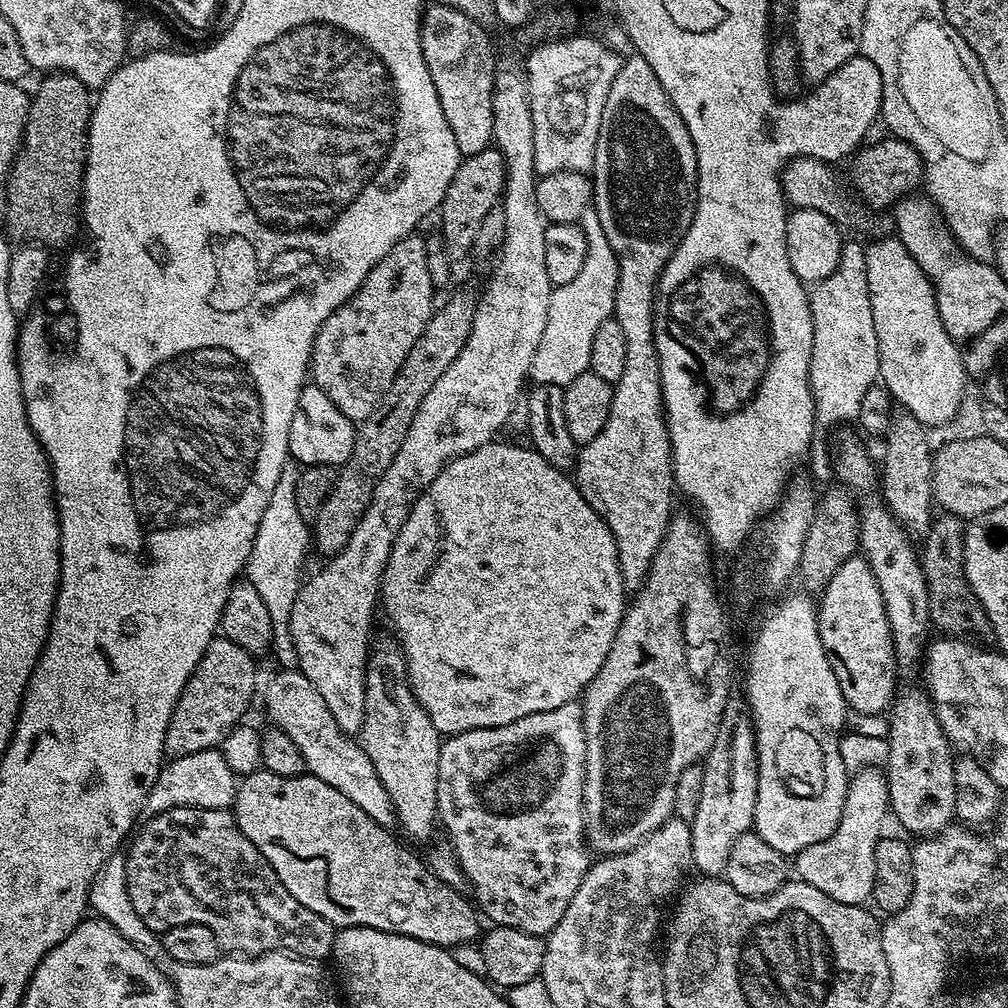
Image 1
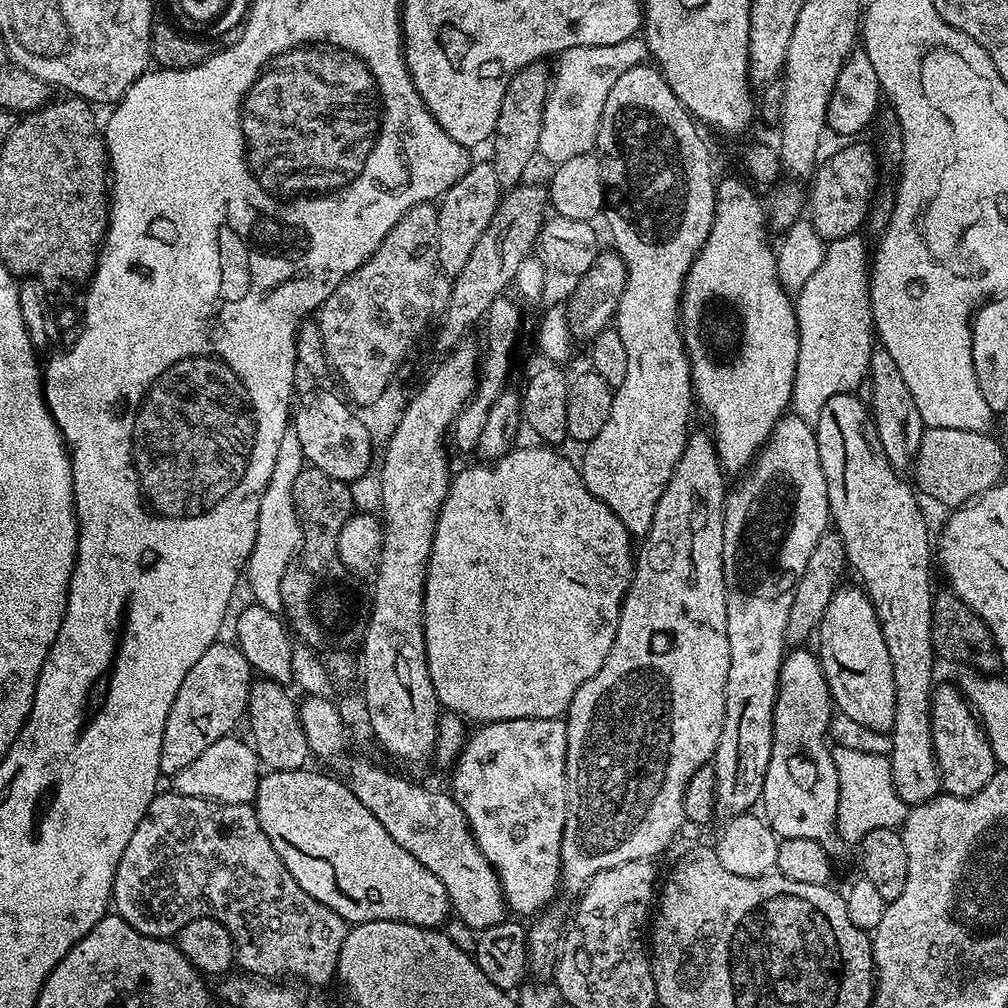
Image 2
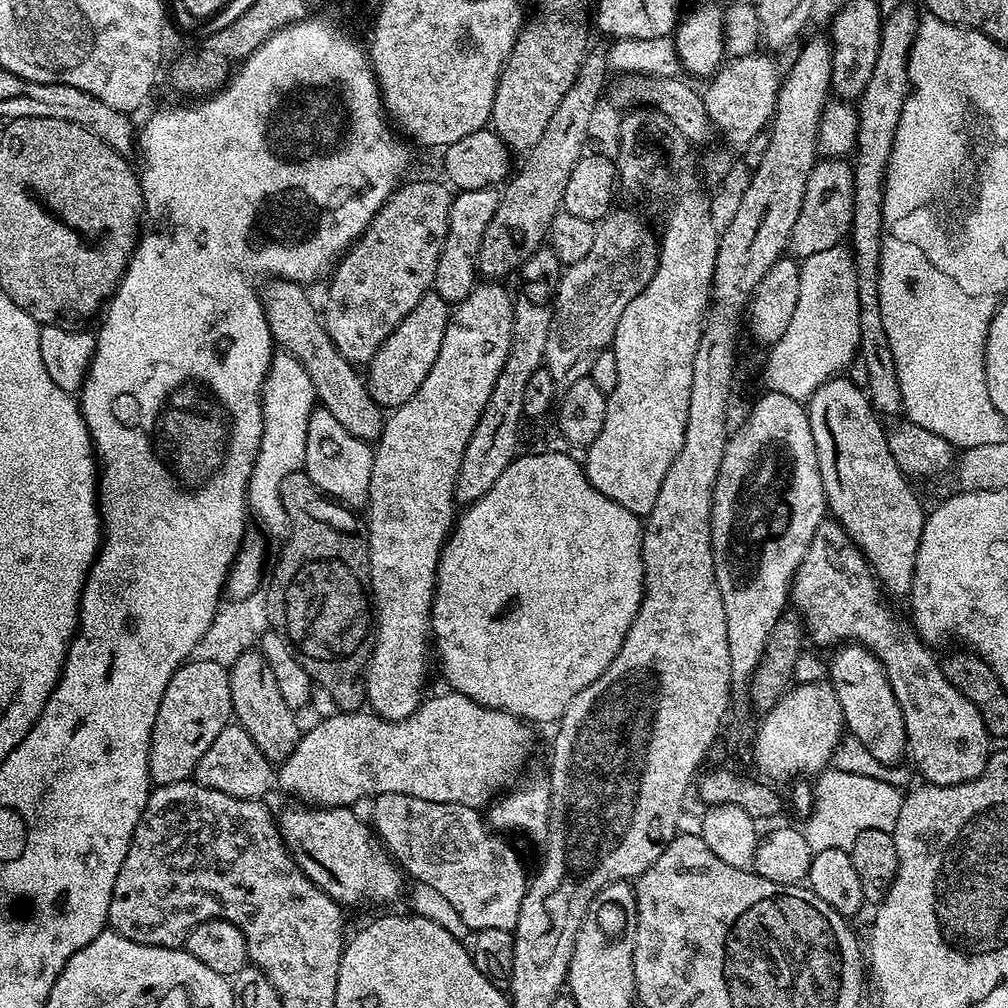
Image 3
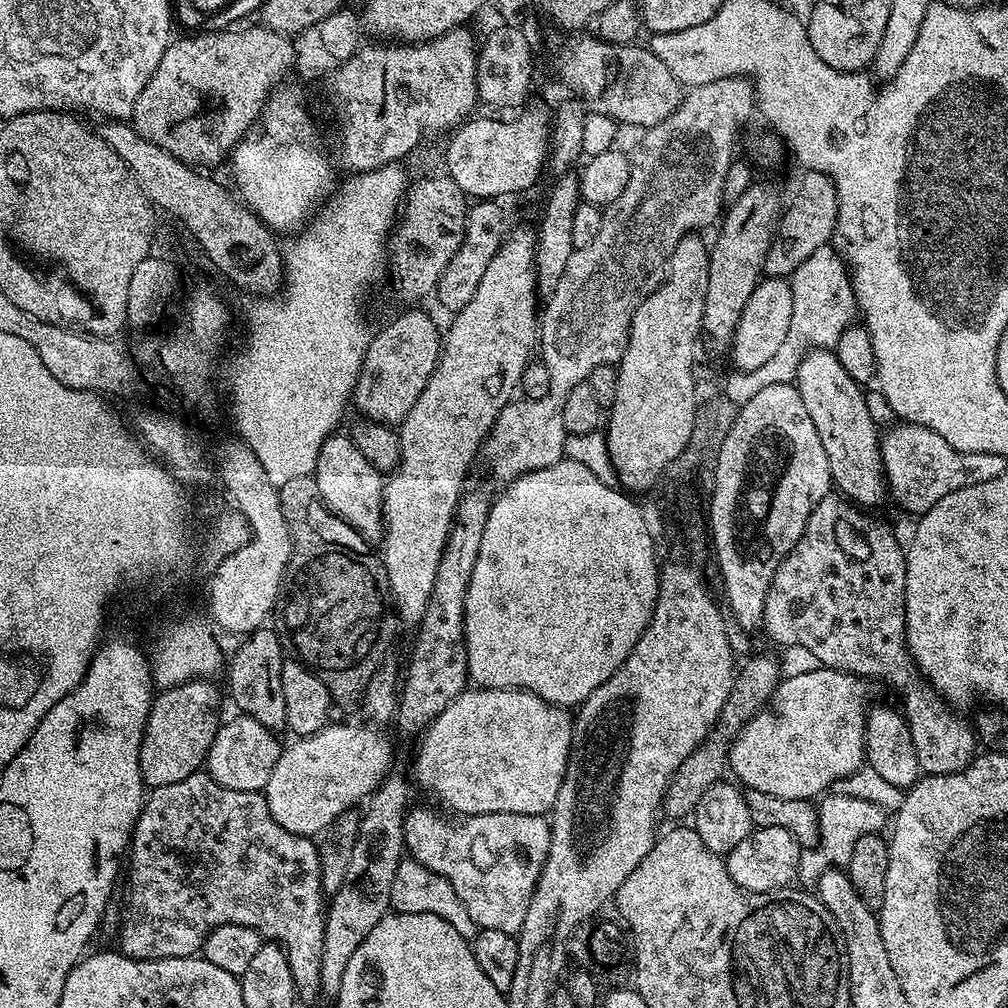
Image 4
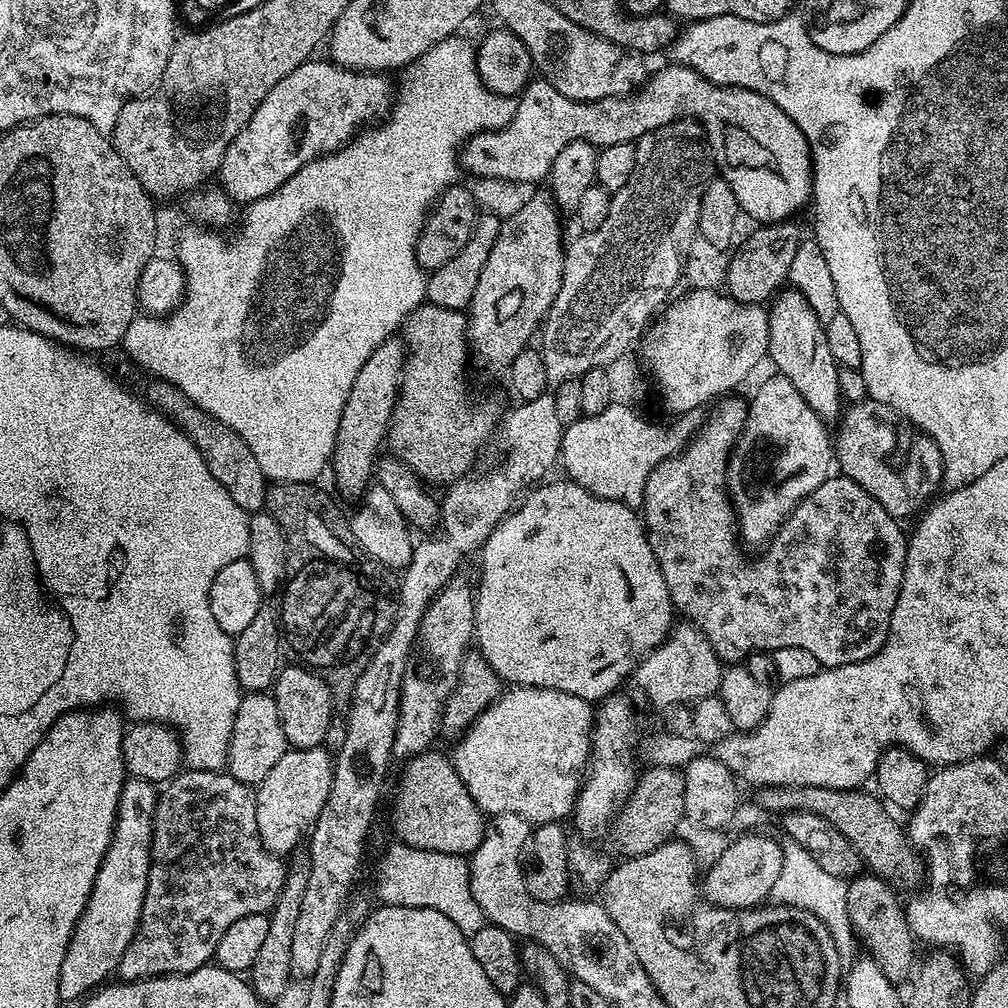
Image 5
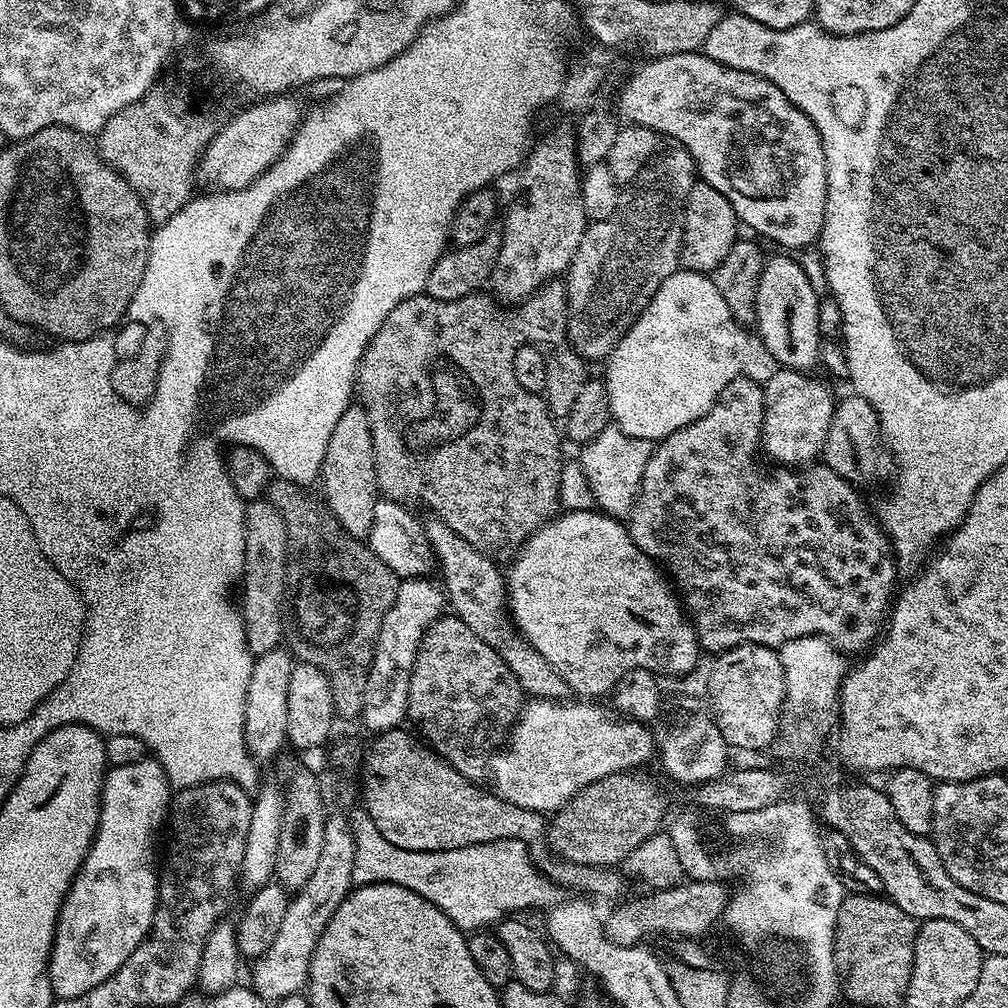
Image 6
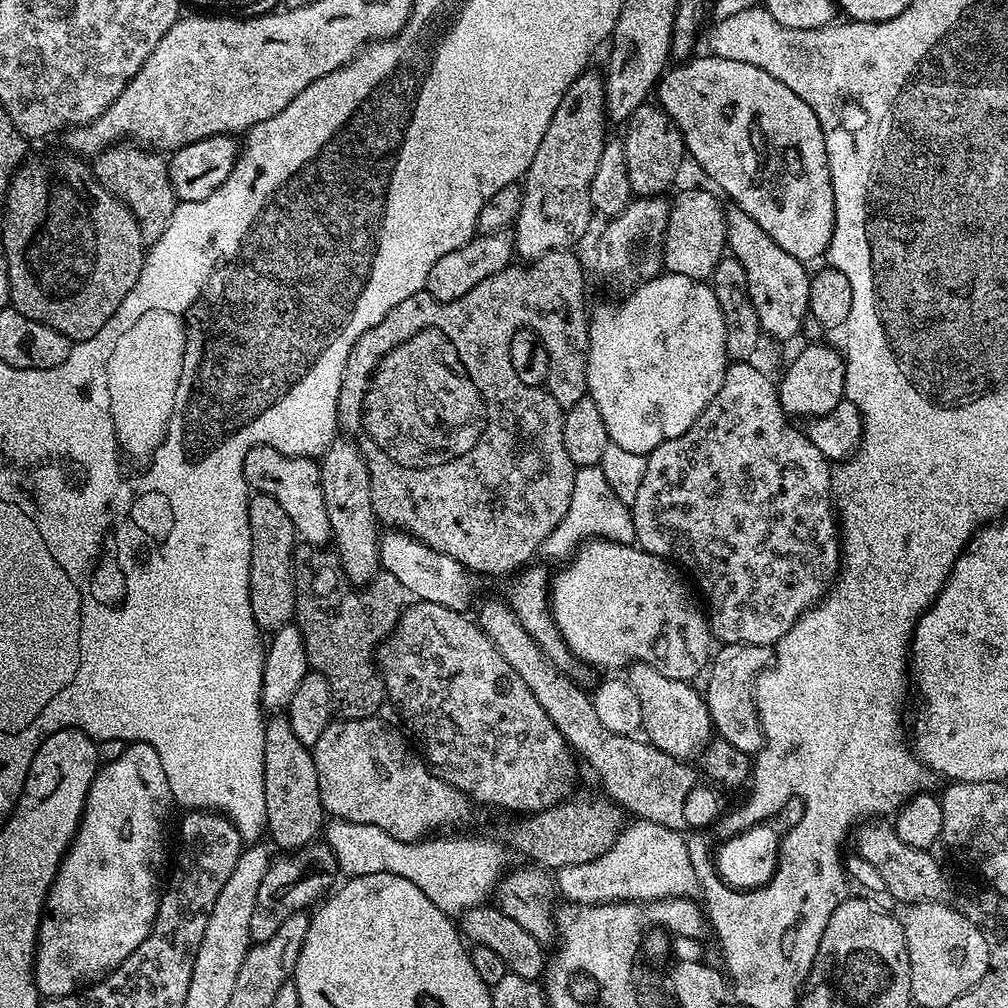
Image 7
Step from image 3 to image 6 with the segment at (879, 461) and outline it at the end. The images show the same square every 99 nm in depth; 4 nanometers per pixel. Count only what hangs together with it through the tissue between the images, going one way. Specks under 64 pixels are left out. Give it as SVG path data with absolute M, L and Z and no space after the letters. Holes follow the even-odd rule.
M769 255L758 278L758 298L756 299L755 331L760 331L764 348L777 361L779 367L792 368L805 374L820 364L819 348L822 341L818 330L818 306L821 297L810 286L810 278L803 273L799 259L791 260L791 255Z

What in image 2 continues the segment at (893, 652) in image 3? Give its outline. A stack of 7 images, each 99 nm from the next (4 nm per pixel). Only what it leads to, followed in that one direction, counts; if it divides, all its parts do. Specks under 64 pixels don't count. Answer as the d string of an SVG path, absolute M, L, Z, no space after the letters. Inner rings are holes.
M937 683L933 687L930 726L941 789L947 795L958 798L970 798L978 794L978 790L982 790L982 786L986 786L986 782L990 782L998 770L996 755L973 705L968 703L955 683Z

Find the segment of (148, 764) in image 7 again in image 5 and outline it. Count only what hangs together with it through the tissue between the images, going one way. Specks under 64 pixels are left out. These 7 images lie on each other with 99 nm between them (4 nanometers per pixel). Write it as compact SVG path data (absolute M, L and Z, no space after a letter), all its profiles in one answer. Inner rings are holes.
M125 779L112 841L106 850L106 858L102 858L102 866L98 866L92 893L62 958L62 974L58 974L61 1001L79 1001L101 987L115 973L122 954L126 954L126 946L130 946L134 938L140 925L142 902L146 898L146 882L152 865L152 827L157 795L157 785L150 781Z

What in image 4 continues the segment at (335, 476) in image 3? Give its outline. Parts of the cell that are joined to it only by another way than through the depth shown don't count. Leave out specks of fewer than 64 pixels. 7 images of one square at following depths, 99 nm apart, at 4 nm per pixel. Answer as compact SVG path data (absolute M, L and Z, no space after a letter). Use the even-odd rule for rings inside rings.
M333 434L326 438L318 454L314 479L320 499L326 507L342 518L363 540L379 541L384 531L384 481L385 477L356 448L351 435Z

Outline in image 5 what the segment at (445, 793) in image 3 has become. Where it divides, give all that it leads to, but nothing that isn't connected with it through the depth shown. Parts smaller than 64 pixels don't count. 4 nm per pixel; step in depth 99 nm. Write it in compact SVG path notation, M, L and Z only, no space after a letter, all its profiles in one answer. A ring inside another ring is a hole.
M512 686L455 741L456 749L450 752L450 759L470 798L474 798L476 805L489 817L518 814L533 826L564 822L567 816L569 819L573 815L576 794L588 771L593 723L593 705L574 694L549 688ZM327 747L292 748L278 758L274 770L255 789L258 834L268 852L283 857L287 848L296 847L309 835L330 794L334 760Z

